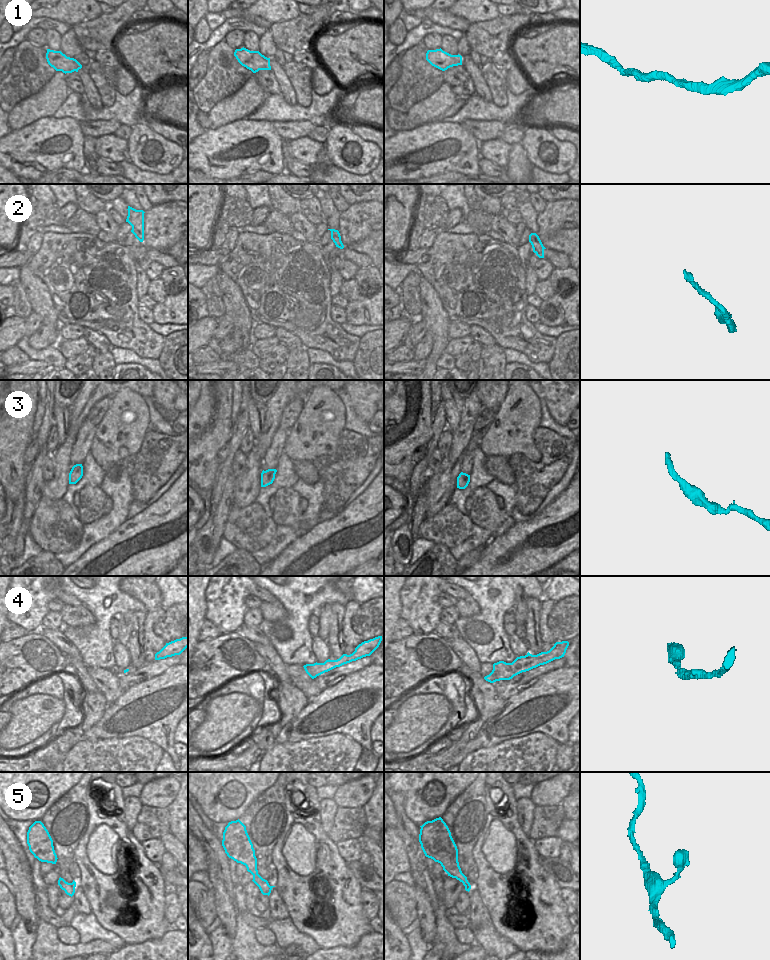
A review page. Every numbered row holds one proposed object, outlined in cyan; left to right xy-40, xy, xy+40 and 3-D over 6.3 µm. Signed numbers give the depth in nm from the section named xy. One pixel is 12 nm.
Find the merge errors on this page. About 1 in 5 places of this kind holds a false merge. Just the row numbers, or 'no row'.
no row

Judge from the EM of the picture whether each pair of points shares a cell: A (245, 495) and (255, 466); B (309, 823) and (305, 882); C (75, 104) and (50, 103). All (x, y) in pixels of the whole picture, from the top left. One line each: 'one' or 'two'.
A: one
B: one
C: two

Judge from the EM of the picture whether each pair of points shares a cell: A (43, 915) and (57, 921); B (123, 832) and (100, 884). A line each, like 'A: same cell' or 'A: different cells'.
A: same cell
B: same cell

